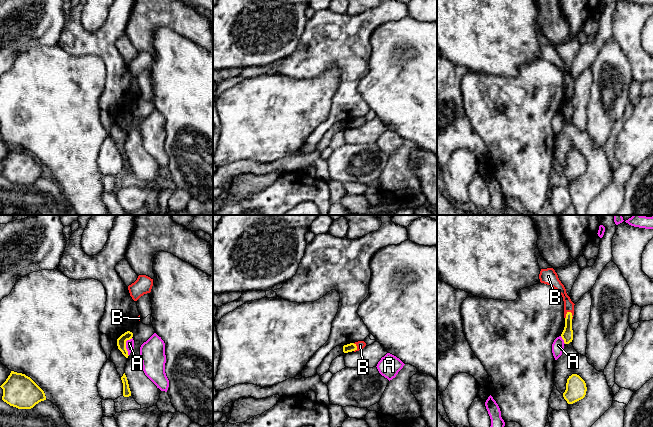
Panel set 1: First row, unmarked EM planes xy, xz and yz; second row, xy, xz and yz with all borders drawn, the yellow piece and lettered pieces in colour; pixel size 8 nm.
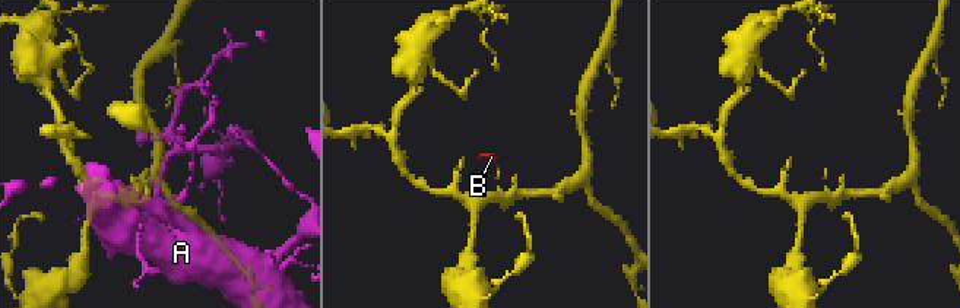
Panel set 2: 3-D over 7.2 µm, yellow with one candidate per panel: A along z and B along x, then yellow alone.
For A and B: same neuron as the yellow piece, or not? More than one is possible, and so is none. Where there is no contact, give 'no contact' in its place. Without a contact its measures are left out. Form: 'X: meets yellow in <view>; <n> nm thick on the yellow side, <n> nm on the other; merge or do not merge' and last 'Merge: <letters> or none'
A: meets yellow in xy; 80 nm thick on the yellow side, 60 nm on the other; do not merge
B: meets yellow in yz; 100 nm thick on the yellow side, 80 nm on the other; merge
Merge: B

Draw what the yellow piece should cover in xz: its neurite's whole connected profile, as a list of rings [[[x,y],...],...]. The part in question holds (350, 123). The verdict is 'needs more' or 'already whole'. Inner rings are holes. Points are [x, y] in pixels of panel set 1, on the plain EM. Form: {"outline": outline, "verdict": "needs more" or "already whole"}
{"outline": [[[364,117],[350,119],[350,120],[343,122],[343,128],[344,129],[348,129],[348,128],[352,128],[352,127],[356,128],[356,127],[363,125],[365,122],[366,122],[366,119]]], "verdict": "needs more"}

